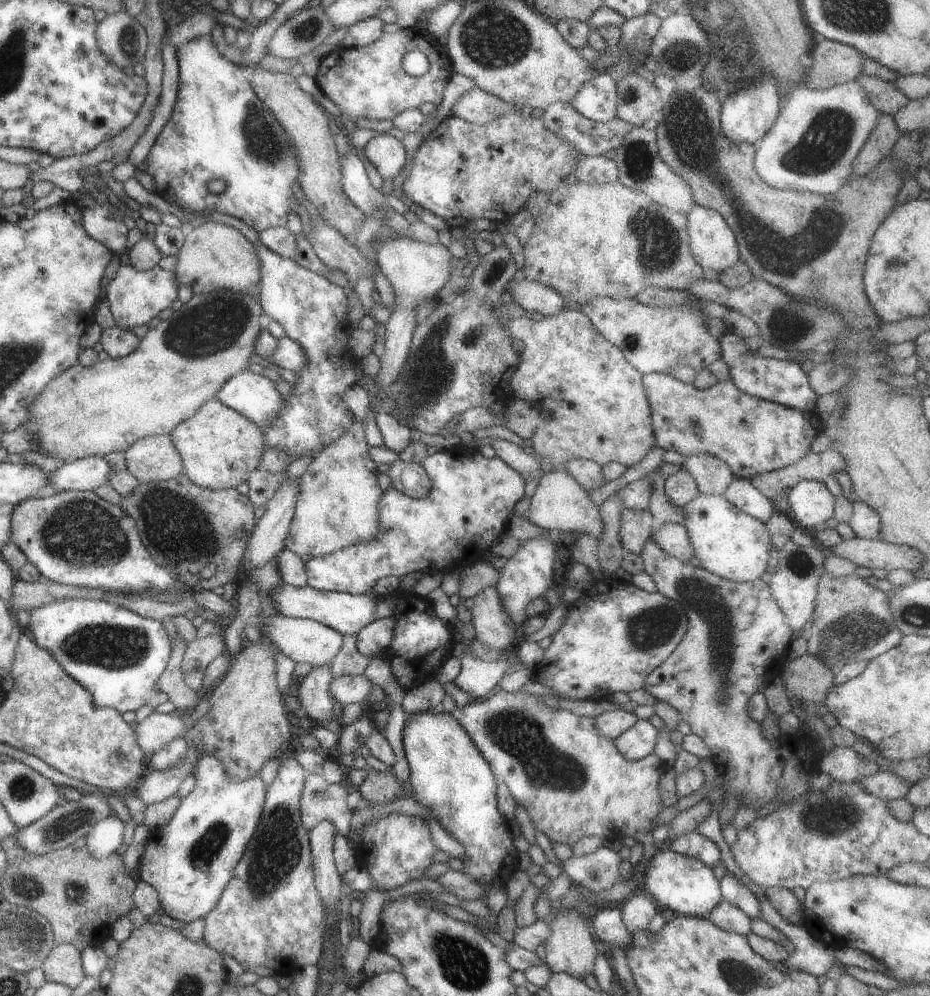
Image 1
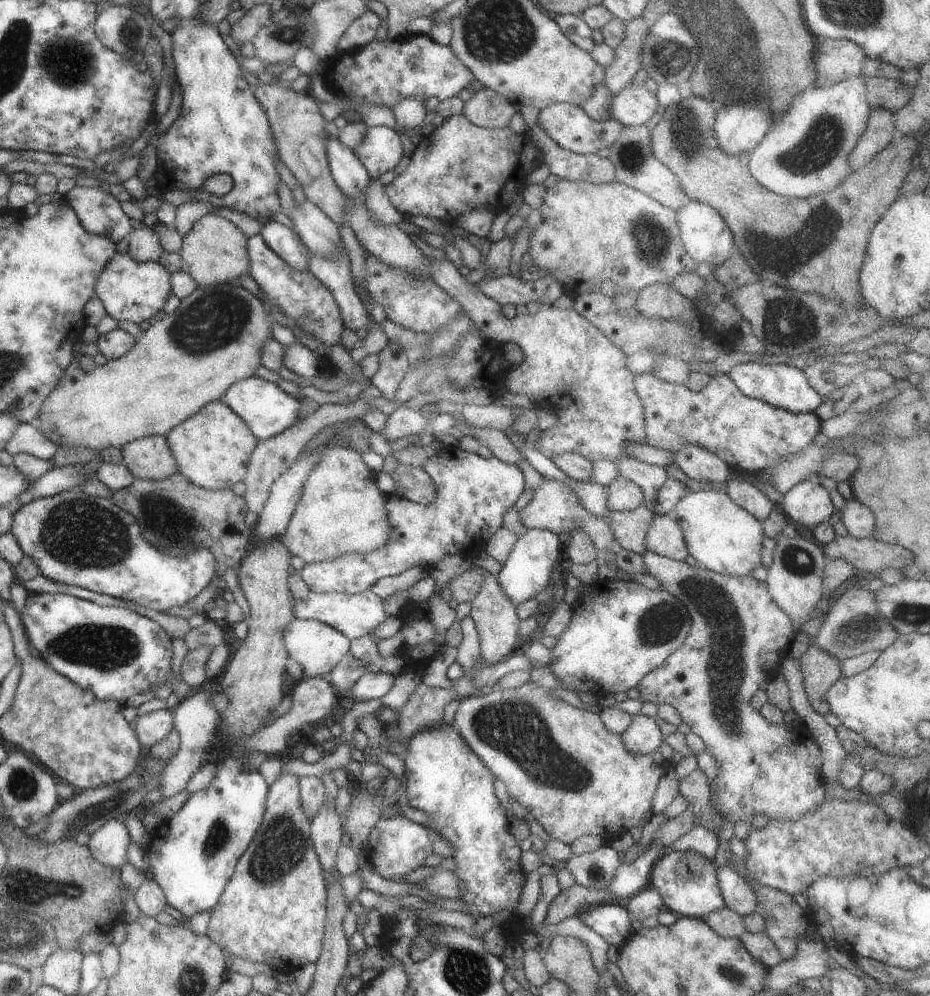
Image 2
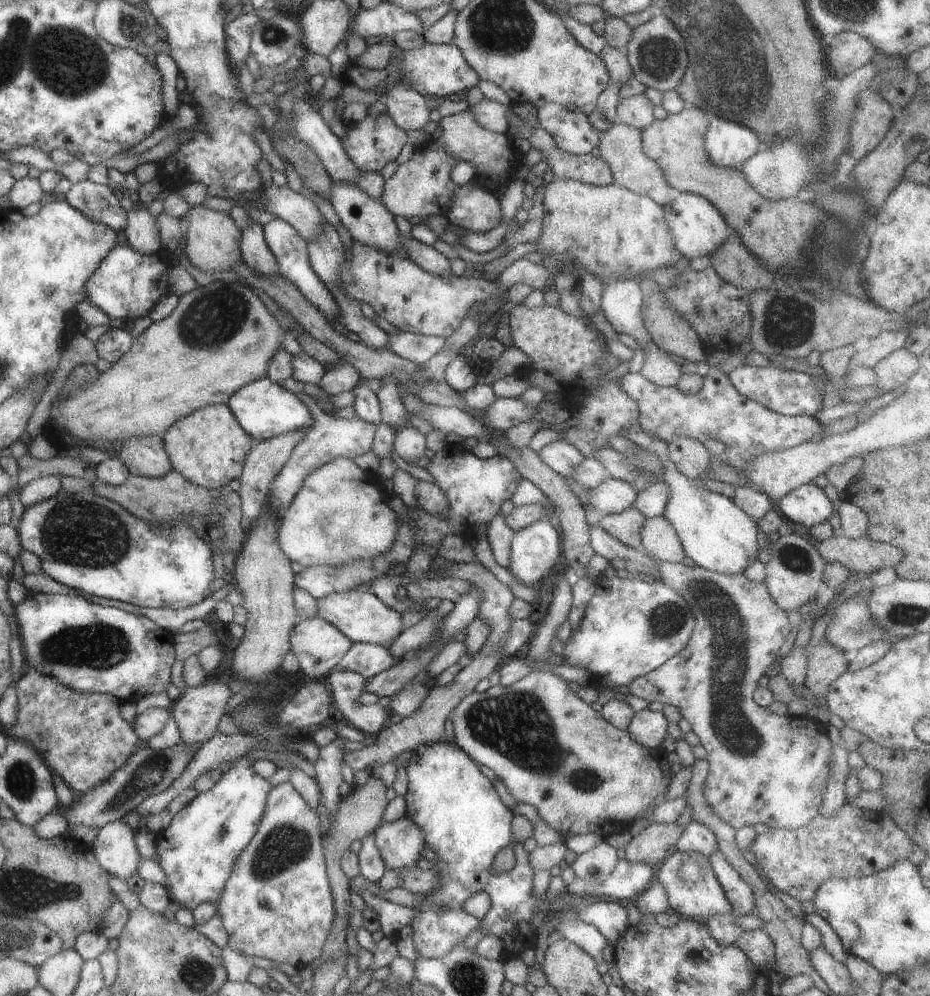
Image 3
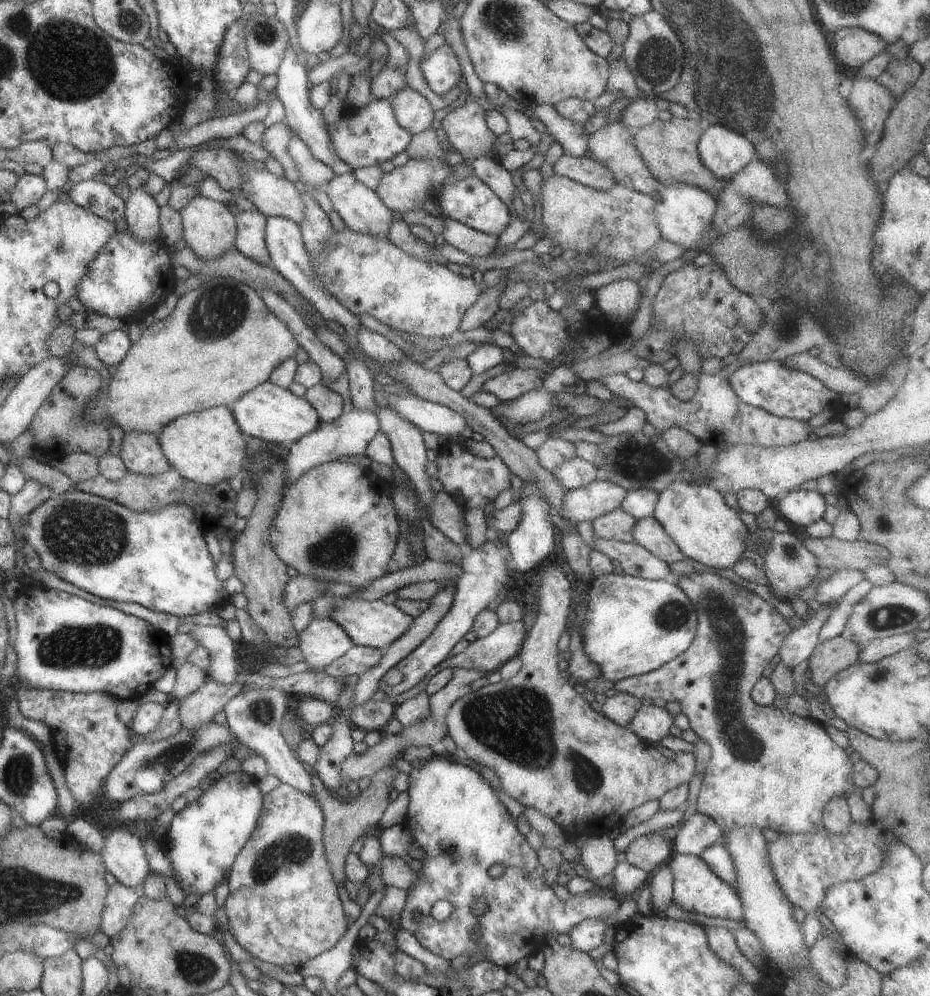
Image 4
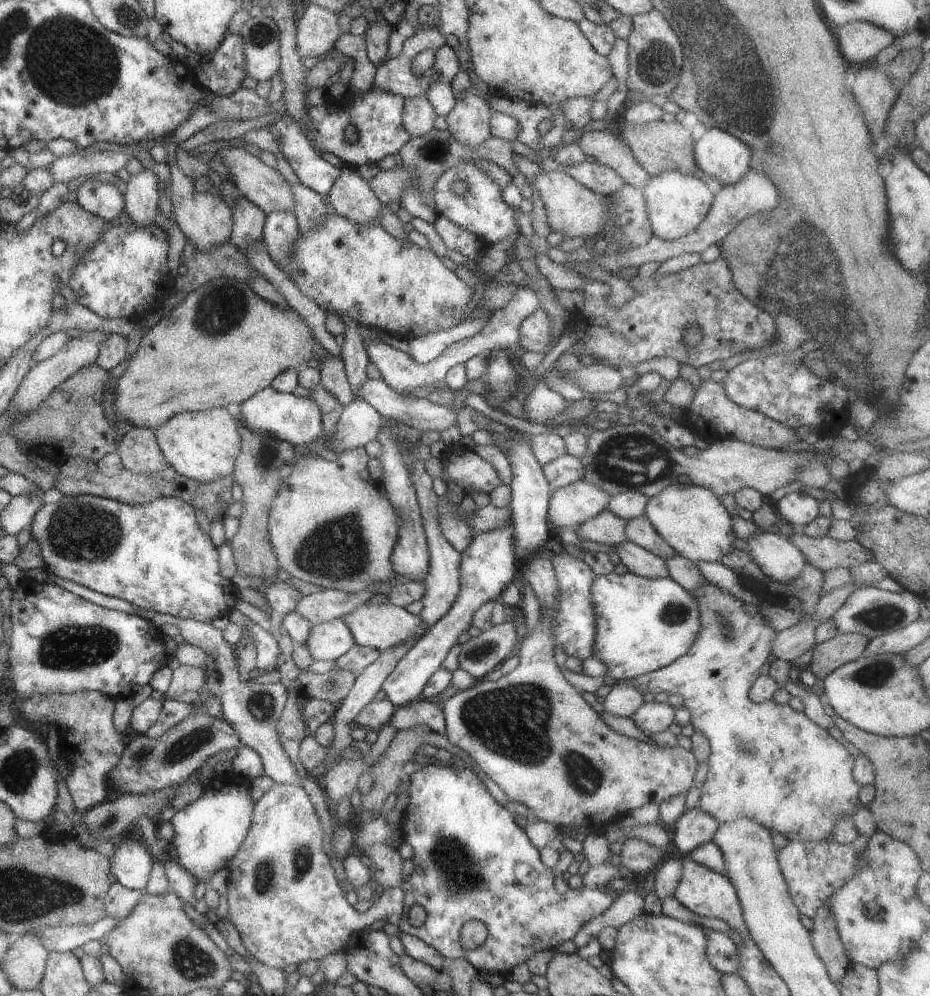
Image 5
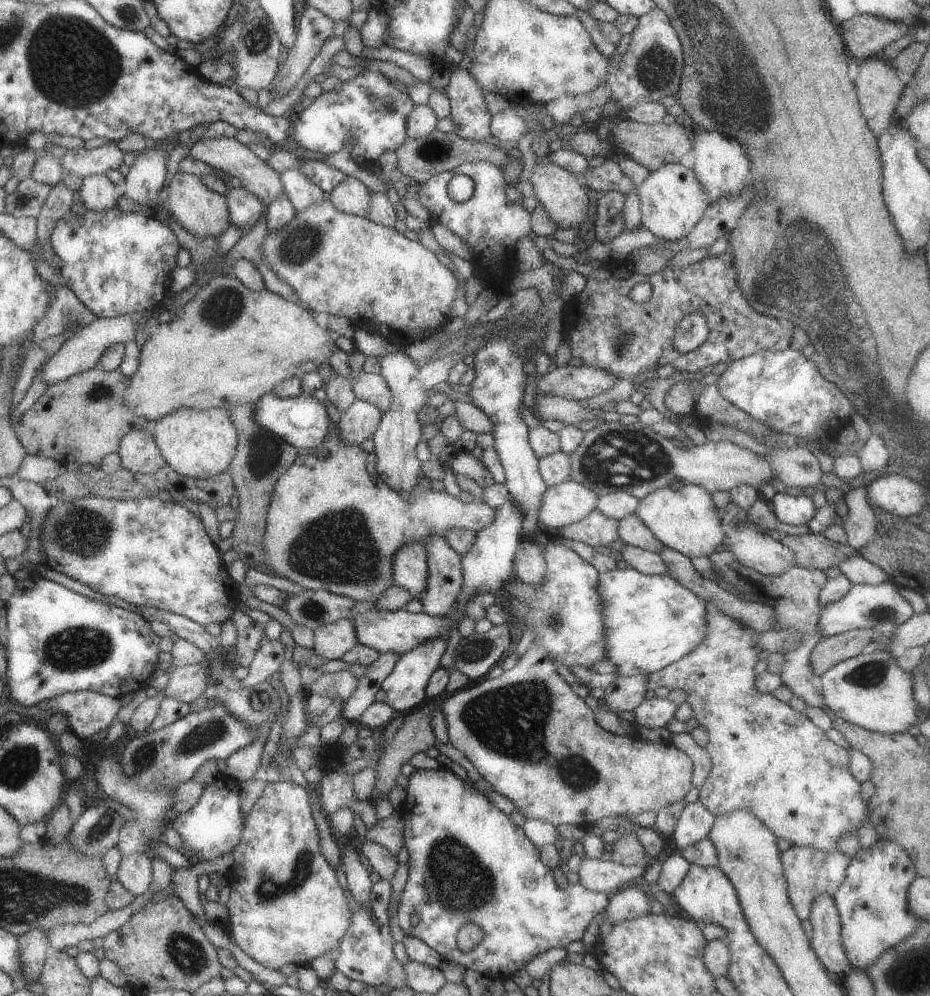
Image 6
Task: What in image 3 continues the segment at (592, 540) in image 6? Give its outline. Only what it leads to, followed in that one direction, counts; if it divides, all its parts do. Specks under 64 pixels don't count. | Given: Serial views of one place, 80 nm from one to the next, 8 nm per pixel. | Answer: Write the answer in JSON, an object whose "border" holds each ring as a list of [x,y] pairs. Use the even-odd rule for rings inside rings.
{"border":[[[627,508],[621,512],[602,515],[597,526],[601,532],[609,534],[621,544],[629,548],[640,547],[639,530],[647,518],[641,512],[635,512],[635,508]]]}

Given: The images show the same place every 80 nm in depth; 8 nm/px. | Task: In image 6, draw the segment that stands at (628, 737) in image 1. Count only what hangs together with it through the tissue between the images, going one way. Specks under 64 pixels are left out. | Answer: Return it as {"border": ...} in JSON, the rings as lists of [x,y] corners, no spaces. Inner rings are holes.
{"border":[[[652,697],[643,699],[628,715],[634,725],[641,724],[645,728],[663,728],[667,722],[673,718],[673,713],[677,707],[667,698]]]}

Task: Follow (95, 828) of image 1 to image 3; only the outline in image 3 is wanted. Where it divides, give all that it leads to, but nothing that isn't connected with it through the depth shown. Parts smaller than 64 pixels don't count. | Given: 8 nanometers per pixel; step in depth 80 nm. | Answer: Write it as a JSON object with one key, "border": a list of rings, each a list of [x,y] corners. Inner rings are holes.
{"border":[[[112,821],[97,829],[97,836],[89,846],[89,849],[95,856],[95,860],[97,860],[101,870],[112,877],[125,881],[126,878],[137,872],[137,866],[141,858],[137,848],[135,848],[134,832],[122,821]]]}

